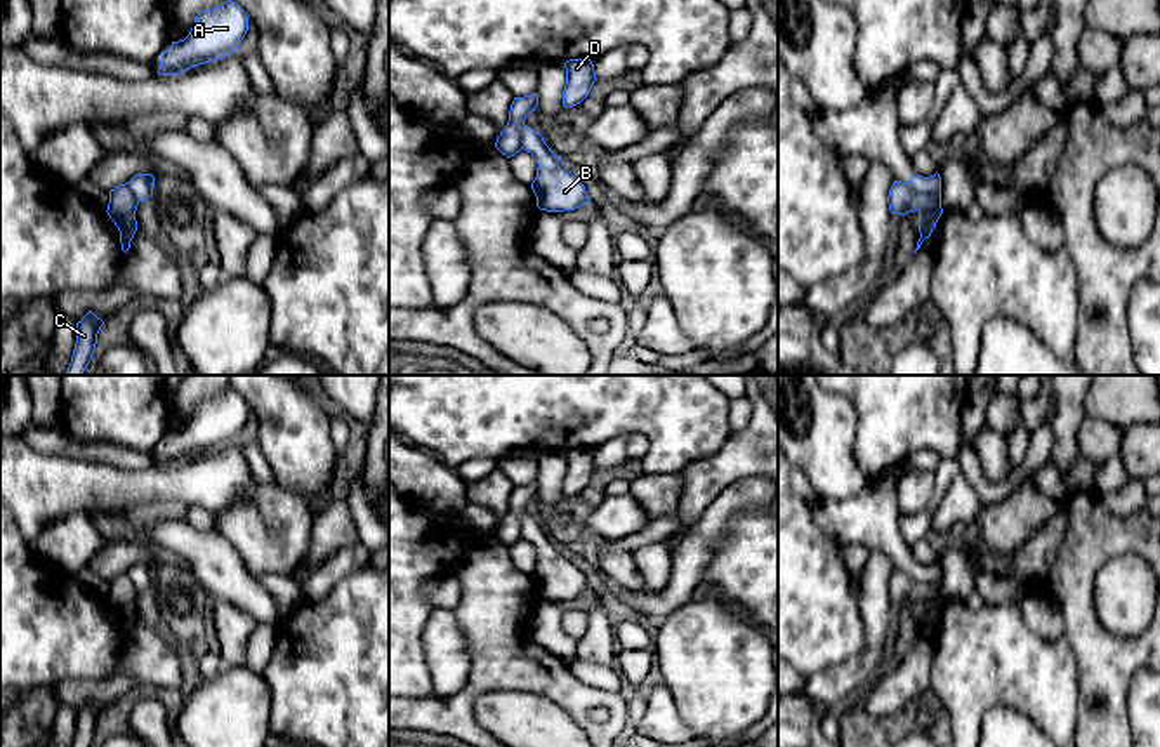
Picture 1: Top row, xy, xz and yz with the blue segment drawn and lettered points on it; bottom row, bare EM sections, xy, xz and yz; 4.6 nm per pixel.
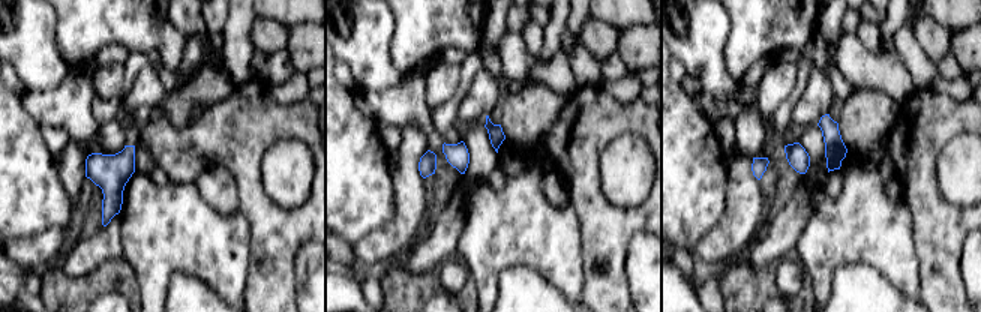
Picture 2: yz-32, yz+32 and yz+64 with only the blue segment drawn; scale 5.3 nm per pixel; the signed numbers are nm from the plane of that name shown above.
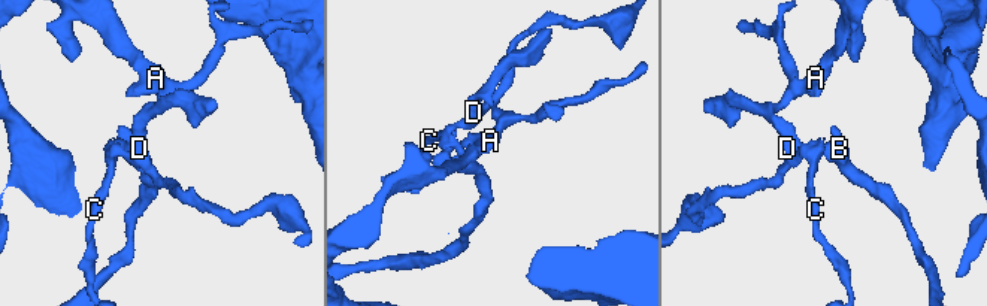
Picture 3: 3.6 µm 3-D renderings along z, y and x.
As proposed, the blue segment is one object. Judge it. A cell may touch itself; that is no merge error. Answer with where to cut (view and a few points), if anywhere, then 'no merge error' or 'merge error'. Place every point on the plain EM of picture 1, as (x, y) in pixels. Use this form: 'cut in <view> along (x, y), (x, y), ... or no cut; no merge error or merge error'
cut in yz along (909, 572), (919, 581), (940, 579); merge error

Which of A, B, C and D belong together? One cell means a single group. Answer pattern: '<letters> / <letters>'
A C D / B

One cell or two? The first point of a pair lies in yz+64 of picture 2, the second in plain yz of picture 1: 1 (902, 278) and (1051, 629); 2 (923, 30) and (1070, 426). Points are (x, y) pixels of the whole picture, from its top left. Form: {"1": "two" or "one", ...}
{"1": "two", "2": "two"}

